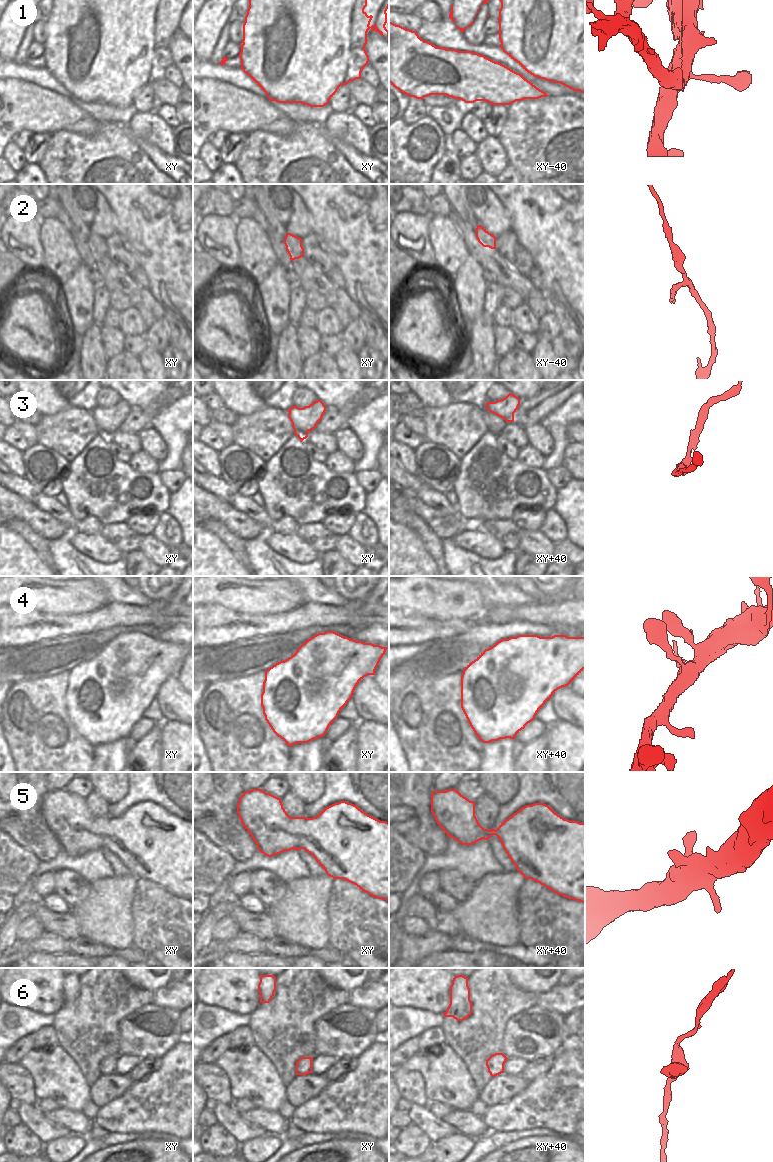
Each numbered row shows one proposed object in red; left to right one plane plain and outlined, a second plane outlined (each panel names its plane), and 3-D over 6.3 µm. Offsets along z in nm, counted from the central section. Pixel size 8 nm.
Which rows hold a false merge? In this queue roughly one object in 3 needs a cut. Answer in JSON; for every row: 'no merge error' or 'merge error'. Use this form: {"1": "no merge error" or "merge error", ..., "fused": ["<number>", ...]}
{"1": "merge error", "2": "no merge error", "3": "merge error", "4": "no merge error", "5": "no merge error", "6": "no merge error", "fused": ["1", "3"]}

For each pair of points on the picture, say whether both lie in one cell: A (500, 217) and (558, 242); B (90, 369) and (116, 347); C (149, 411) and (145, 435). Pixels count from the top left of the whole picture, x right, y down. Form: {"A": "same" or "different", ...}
{"A": "different", "B": "different", "C": "different"}

